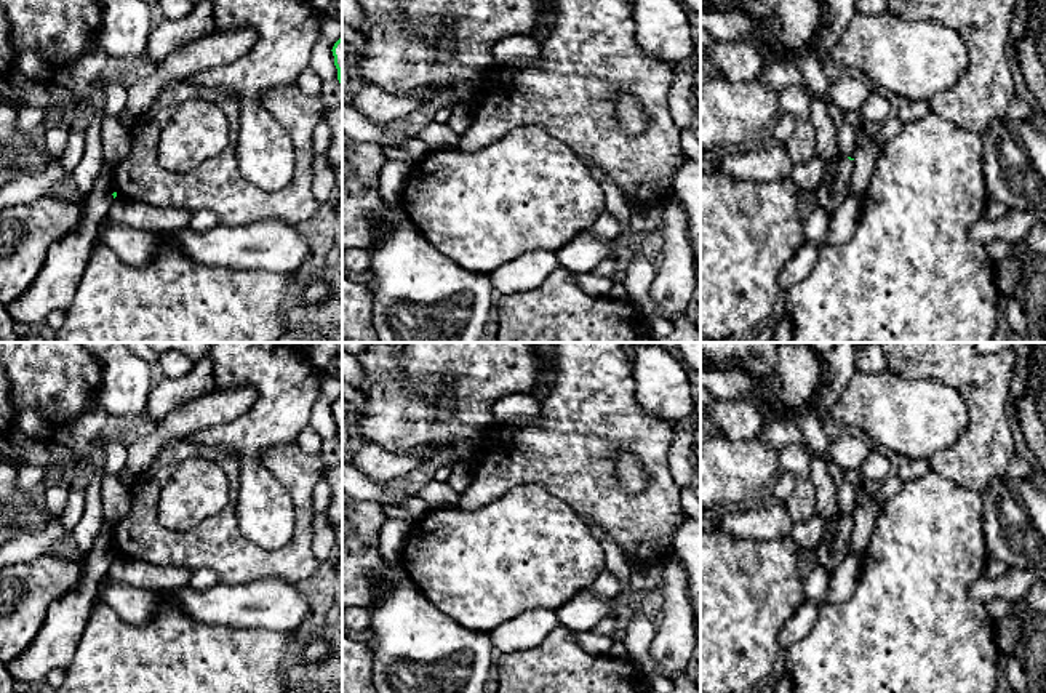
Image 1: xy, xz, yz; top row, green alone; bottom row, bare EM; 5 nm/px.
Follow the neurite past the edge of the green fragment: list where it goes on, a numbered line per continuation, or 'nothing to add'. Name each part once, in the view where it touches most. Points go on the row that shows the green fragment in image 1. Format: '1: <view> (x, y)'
1: xy (55, 287)

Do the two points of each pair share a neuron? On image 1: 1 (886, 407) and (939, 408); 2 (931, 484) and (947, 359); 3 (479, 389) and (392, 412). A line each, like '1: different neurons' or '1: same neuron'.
1: same neuron
2: different neurons
3: same neuron

